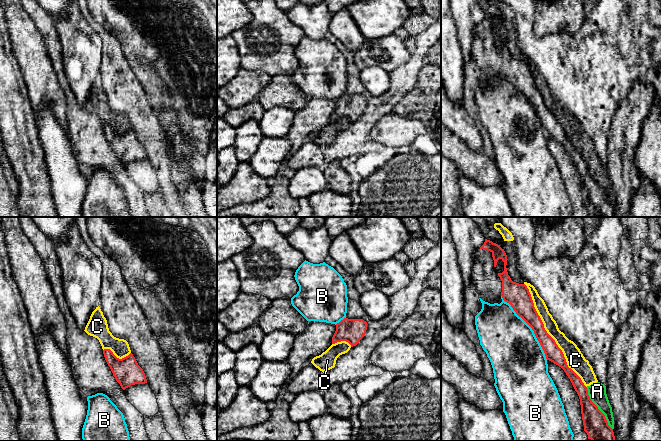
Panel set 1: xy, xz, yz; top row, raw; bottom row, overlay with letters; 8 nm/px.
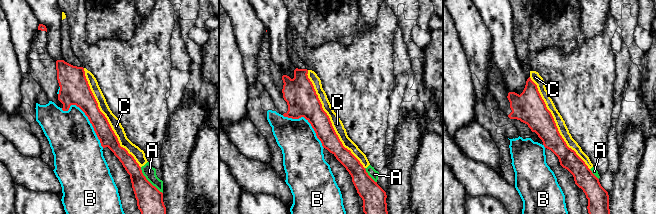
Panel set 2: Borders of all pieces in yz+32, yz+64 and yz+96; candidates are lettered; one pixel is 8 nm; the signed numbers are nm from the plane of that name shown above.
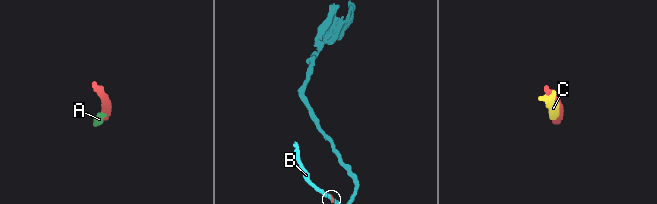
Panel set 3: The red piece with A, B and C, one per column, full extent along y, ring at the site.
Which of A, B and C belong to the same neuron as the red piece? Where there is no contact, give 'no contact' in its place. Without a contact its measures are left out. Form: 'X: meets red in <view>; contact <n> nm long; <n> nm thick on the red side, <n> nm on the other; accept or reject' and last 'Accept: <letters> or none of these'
A: meets red in yz; contact 400 nm long; 190 nm thick on the red side, 140 nm on the other; reject
B: meets red in yz; contact 650 nm long; 190 nm thick on the red side, 420 nm on the other; reject
C: meets red in yz; contact 1000 nm long; 140 nm thick on the red side, 140 nm on the other; reject
Accept: none of these

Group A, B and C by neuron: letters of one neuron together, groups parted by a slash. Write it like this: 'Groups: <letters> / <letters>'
Groups: A C / B

